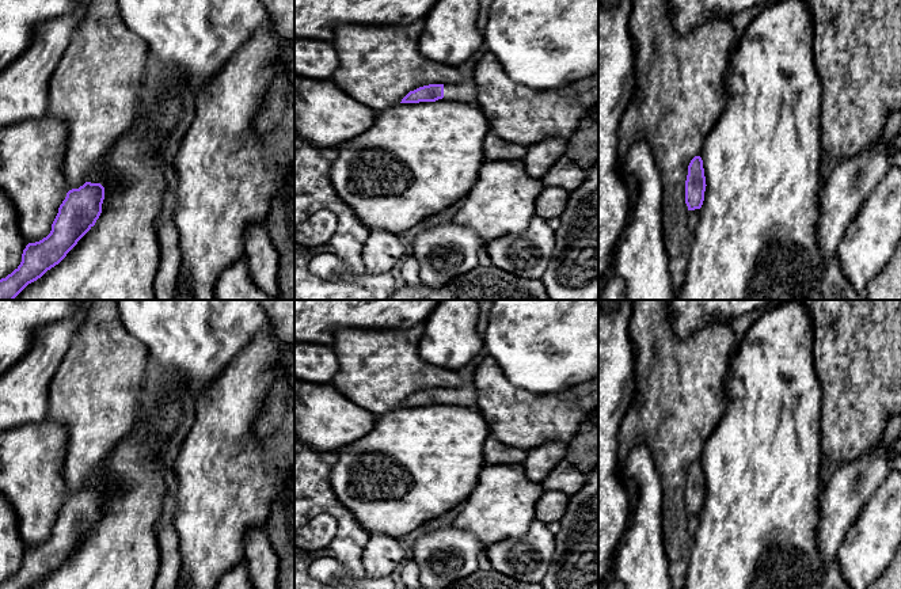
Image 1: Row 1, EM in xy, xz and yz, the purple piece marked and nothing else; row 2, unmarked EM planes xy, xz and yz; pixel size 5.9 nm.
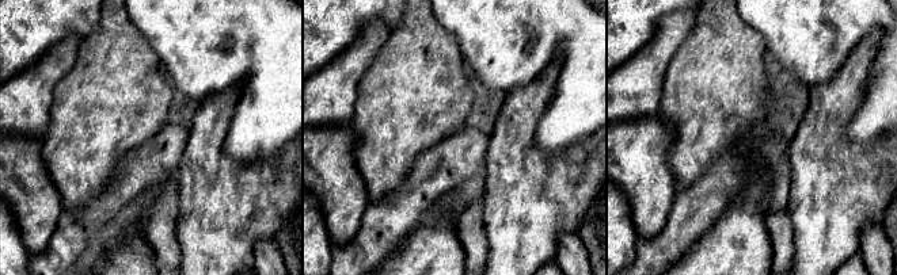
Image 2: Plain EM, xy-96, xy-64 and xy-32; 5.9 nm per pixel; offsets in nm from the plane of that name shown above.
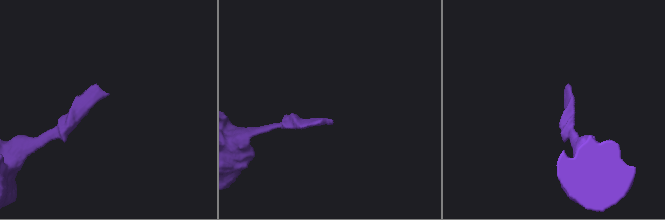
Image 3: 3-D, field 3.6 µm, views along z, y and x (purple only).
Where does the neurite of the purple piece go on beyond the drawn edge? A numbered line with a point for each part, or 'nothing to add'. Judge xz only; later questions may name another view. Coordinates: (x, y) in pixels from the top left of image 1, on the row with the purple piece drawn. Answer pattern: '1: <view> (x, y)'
1: xz (466, 91)

